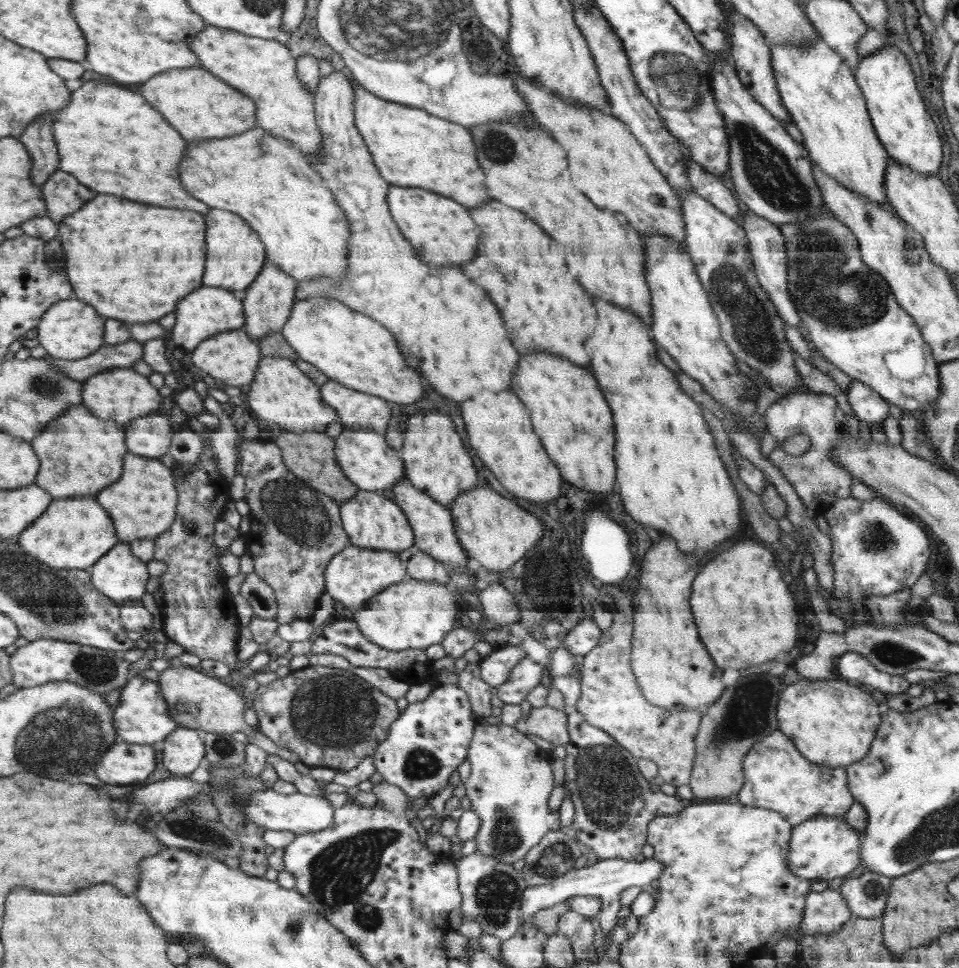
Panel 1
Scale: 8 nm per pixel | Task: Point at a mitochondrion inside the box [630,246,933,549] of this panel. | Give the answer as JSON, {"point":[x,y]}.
{"point":[753,329]}

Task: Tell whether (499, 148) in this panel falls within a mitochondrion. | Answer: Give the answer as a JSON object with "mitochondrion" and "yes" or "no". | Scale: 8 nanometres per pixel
{"mitochondrion":"yes"}

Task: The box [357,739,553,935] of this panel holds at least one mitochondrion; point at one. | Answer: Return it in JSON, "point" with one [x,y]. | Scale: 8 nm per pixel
{"point":[497,893]}

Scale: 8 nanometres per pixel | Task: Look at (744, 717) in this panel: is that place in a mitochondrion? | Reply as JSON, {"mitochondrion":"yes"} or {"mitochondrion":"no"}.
{"mitochondrion":"yes"}

